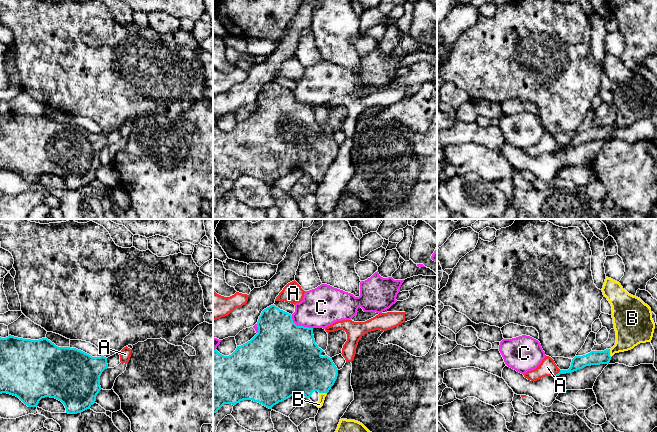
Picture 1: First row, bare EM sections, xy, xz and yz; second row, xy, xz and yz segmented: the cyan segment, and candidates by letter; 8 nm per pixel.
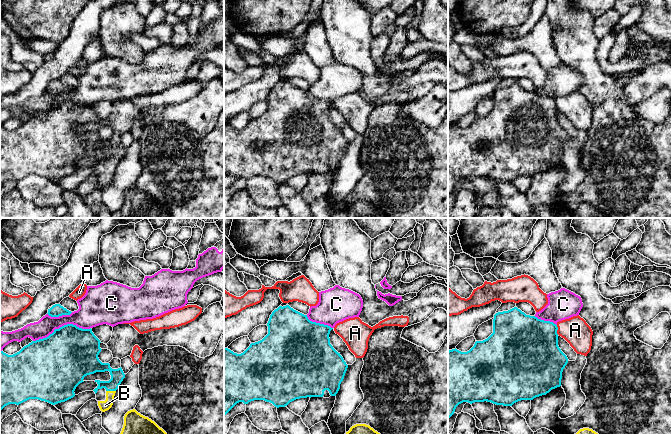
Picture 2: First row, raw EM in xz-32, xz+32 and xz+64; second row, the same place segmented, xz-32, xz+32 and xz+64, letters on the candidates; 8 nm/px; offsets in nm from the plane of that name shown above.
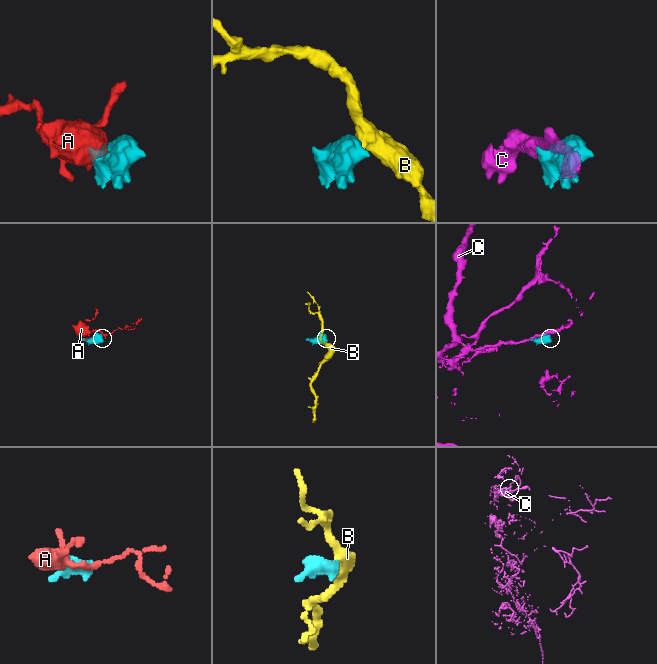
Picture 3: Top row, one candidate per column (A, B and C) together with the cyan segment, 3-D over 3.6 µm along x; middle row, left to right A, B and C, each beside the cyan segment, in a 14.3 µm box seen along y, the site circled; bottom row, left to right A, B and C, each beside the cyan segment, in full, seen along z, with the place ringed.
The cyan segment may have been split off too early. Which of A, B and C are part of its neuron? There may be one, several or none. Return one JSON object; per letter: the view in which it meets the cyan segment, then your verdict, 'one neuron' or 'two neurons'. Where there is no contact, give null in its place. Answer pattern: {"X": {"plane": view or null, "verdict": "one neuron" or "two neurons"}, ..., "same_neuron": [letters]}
{"A": {"plane": "yz", "verdict": "two neurons"}, "B": {"plane": "xz", "verdict": "one neuron"}, "C": {"plane": "xz", "verdict": "two neurons"}, "same_neuron": ["B"]}

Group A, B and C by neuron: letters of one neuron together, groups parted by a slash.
A / B / C

